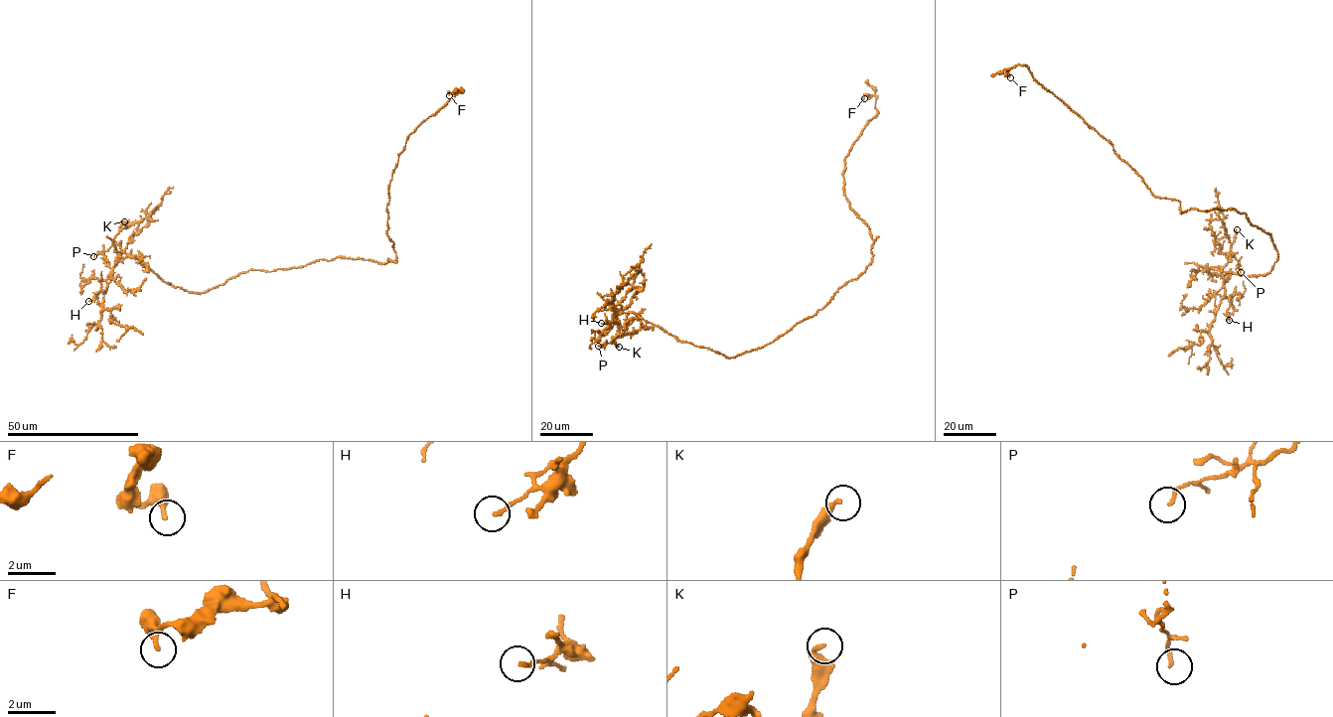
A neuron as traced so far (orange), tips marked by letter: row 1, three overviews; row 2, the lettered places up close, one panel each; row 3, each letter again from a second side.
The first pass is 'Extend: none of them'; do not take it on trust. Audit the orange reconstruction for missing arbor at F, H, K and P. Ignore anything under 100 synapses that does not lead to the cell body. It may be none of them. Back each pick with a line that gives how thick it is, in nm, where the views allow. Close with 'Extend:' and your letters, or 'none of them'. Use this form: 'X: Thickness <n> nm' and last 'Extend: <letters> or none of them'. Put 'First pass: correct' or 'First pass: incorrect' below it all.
Extend: none of them
First pass: correct

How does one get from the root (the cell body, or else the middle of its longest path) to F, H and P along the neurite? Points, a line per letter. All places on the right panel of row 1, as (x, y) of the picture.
F: (1248, 218), (1234, 209), (1181, 213), (1179, 202), (1152, 194), (1108, 140), (1025, 66), (1007, 70), (1010, 77)
H: (1248, 218), (1269, 233), (1278, 257), (1262, 276), (1209, 268), (1221, 270), (1224, 295), (1230, 302), (1229, 320)
P: (1248, 218), (1269, 233), (1278, 257), (1262, 276), (1209, 268), (1223, 267), (1234, 256), (1241, 272)

